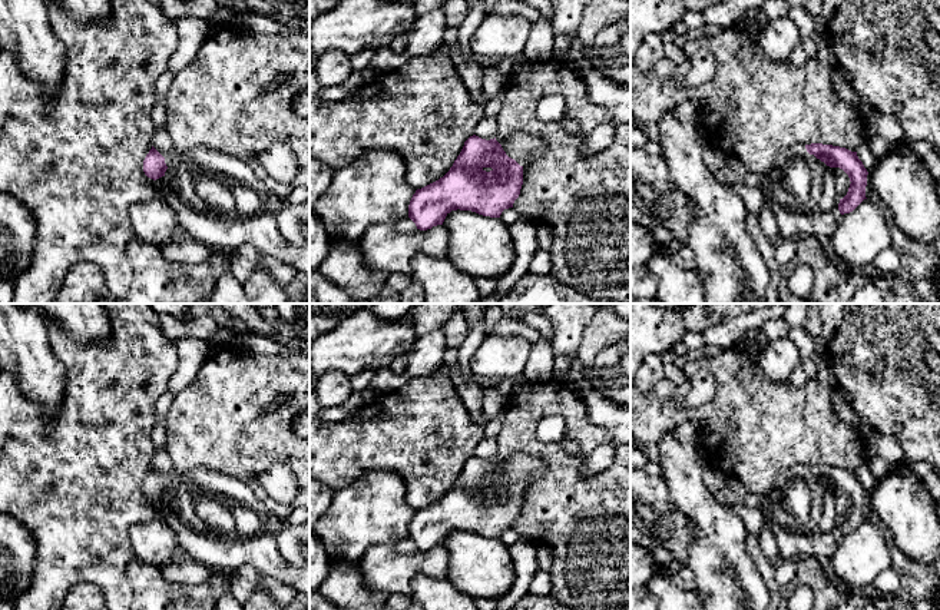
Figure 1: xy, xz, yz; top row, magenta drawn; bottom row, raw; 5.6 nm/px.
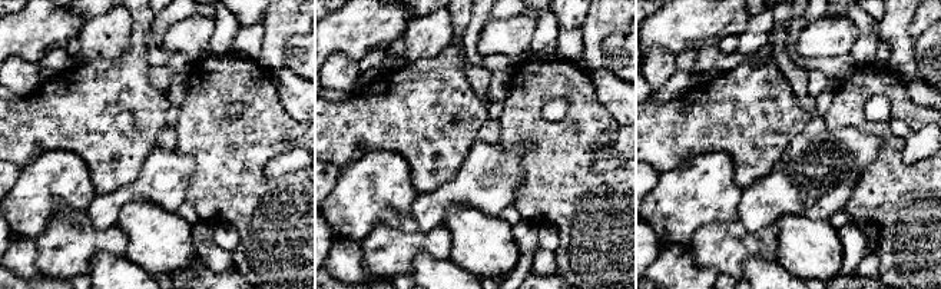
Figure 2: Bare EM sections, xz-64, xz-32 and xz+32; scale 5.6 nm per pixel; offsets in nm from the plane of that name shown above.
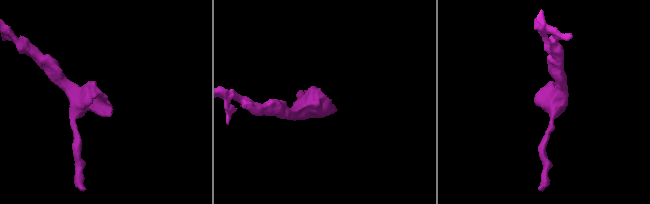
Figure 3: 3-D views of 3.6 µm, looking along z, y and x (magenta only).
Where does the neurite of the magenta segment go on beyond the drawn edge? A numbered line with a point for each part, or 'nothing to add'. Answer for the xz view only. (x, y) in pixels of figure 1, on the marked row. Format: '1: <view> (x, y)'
1: xz (522, 146)

